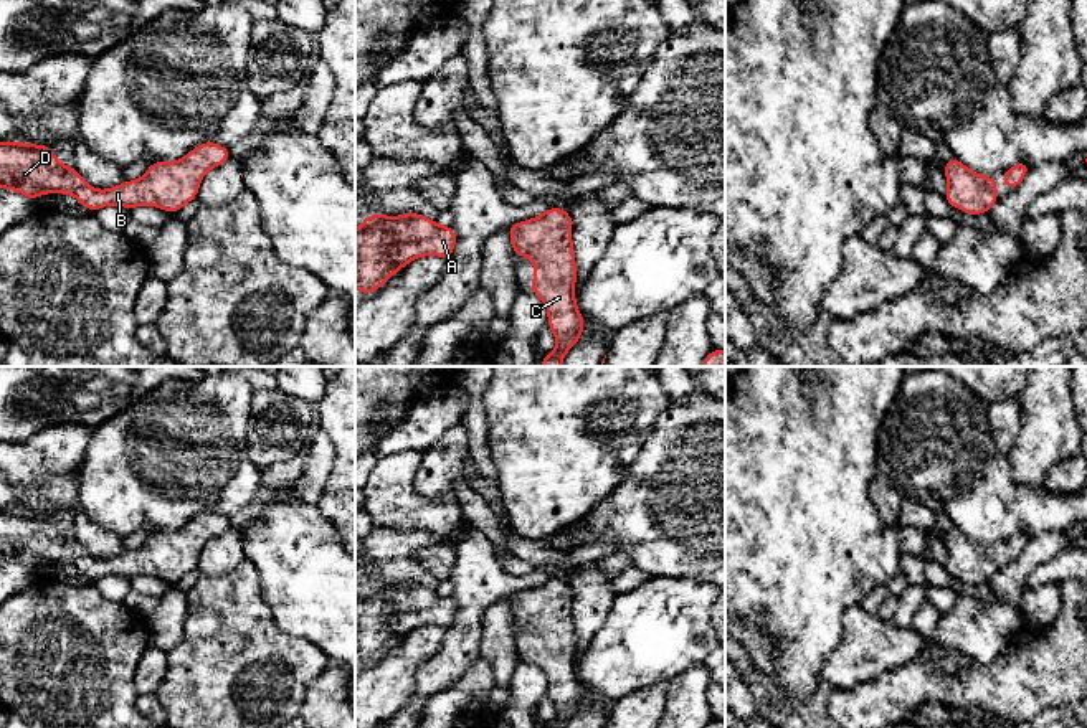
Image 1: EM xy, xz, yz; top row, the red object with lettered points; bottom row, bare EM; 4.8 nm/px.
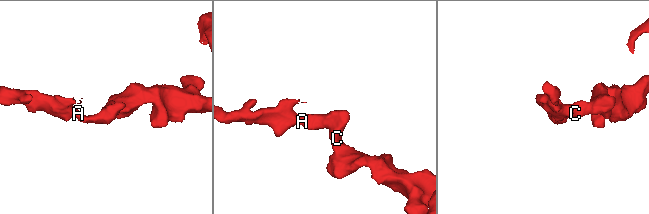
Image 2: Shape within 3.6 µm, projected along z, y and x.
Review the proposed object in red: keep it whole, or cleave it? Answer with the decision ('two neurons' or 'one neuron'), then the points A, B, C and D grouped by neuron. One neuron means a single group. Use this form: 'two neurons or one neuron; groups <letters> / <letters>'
one neuron; groups A B C D

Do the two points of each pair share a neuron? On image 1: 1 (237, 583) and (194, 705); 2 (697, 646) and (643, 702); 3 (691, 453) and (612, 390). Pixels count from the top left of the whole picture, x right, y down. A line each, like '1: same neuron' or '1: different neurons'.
1: same neuron
2: different neurons
3: different neurons

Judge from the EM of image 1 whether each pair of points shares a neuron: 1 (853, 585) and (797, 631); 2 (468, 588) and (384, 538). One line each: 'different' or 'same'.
1: same
2: different

